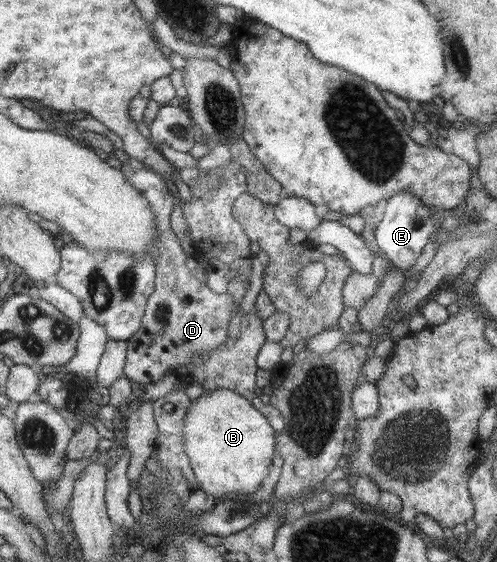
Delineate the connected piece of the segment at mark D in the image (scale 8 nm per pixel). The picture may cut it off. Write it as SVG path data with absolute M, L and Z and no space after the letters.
M127 164L122 167L128 180L139 190L156 215L156 241L153 247L159 251L156 261L155 290L148 298L140 330L128 340L128 360L125 377L134 387L155 384L176 367L186 365L198 353L210 351L228 339L227 328L231 316L239 311L231 295L213 293L204 283L199 283L185 267L185 258L179 240L169 228L169 213L173 205L170 185L147 167L132 171Z

